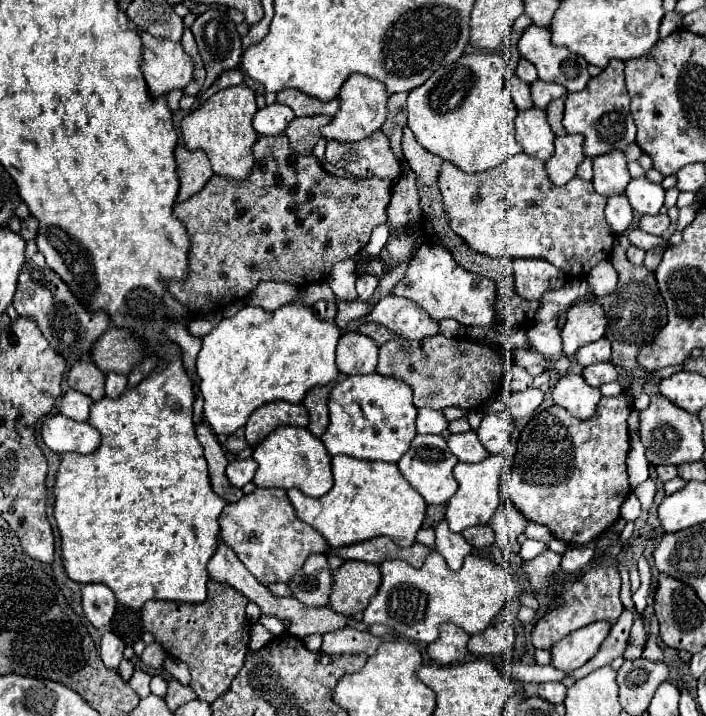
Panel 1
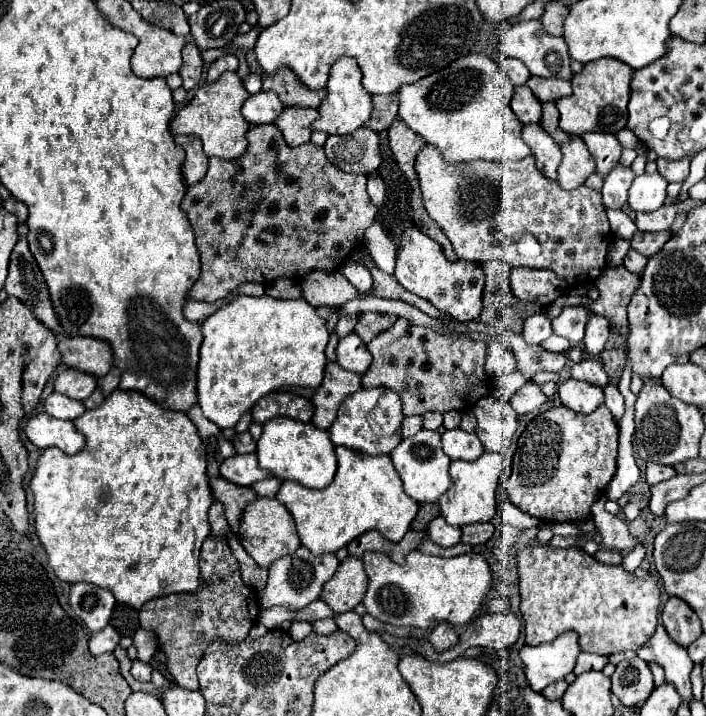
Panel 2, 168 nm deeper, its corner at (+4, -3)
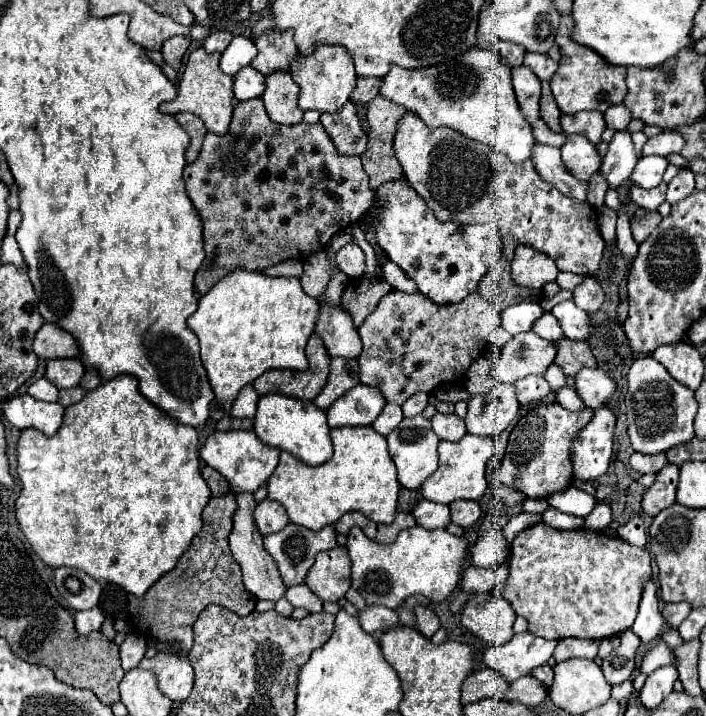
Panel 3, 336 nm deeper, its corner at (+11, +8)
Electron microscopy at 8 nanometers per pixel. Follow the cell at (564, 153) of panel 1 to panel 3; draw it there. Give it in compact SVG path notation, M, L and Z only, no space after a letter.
M581 134L567 138L561 148L561 156L569 172L583 182L589 182L599 172L601 156L597 154L597 148L591 146L591 142Z

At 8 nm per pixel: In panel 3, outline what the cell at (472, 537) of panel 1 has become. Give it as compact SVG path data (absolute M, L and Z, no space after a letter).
M455 500L449 508L451 508L451 522L463 528L475 524L477 518L481 516L481 508L473 500Z

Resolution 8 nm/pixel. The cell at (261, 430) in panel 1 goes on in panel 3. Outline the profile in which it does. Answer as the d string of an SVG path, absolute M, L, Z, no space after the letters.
M313 334L307 342L307 360L309 366L305 372L289 372L289 370L273 370L261 374L253 386L259 396L279 392L285 396L313 400L321 388L327 384L329 376L329 354L321 344L321 338Z

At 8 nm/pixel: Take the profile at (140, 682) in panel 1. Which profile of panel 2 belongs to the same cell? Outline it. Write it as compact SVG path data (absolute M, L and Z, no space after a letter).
M134 661L132 663L132 677L138 679L138 681L150 681L150 673L152 673L152 667L148 663L142 663L142 661Z

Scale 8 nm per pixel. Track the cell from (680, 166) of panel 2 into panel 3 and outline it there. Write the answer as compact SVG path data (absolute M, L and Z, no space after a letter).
M661 132L653 138L647 140L647 144L643 146L643 154L657 154L657 156L667 156L671 152L679 152L683 148L685 140L679 132Z

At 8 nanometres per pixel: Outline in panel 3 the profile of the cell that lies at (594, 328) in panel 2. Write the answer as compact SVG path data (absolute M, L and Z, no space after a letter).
M585 278L575 290L573 290L573 302L583 308L585 312L593 314L603 304L603 288L597 278Z

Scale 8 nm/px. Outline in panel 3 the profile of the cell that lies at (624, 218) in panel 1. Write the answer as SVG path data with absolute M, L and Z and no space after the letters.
M625 130L615 132L615 136L609 142L609 152L601 164L601 174L605 176L609 186L617 188L629 178L635 164L637 164L637 154L633 150L631 134Z

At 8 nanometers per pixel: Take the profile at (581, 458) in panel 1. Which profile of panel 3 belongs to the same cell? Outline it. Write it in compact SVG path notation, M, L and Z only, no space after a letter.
M559 402L539 404L529 410L511 430L507 452L495 470L495 478L505 486L521 490L529 498L545 498L557 490L571 486L573 468L569 460L569 446L579 428L583 428L593 416L591 408L569 412Z

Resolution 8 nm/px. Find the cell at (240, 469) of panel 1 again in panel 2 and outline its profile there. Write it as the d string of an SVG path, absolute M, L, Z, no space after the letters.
M248 453L248 455L234 455L230 459L224 459L222 465L220 465L220 475L224 479L228 479L230 483L248 487L254 481L266 479L268 471L262 471L258 467L258 461L256 461L254 453Z

